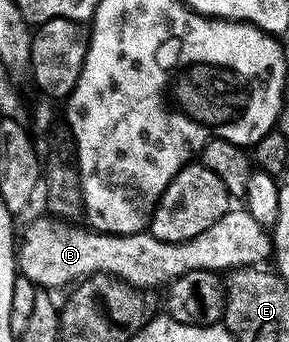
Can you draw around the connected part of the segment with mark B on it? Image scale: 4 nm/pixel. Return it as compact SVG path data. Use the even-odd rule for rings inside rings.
M229 210L214 222L214 226L181 244L154 238L148 230L129 236L112 236L109 232L94 232L84 226L75 228L75 223L51 214L43 215L30 221L24 233L19 233L16 250L19 275L30 278L40 290L67 289L88 276L101 274L125 280L134 288L149 290L159 284L167 286L190 270L208 268L211 272L220 272L247 268L259 265L273 255L269 229L259 224L247 210Z

